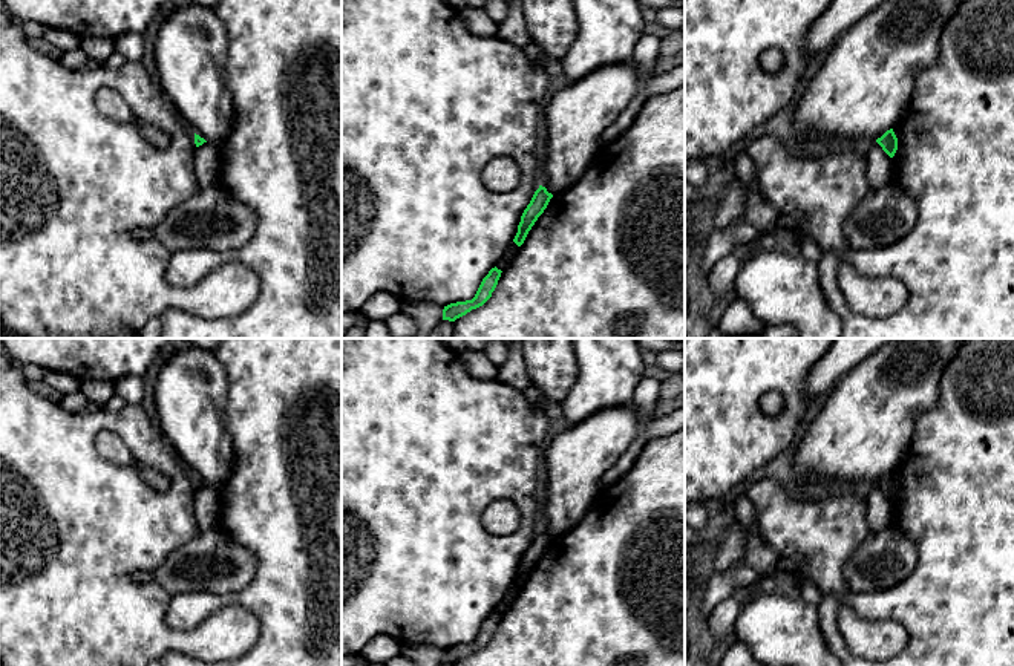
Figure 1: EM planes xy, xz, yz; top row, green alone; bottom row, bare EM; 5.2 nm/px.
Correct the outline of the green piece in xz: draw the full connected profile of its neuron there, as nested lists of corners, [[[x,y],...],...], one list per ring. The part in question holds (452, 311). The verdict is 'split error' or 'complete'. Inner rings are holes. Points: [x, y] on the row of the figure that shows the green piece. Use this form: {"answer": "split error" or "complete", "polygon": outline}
{"answer": "complete", "polygon": [[[496,266],[489,271],[489,274],[482,279],[475,297],[466,302],[456,302],[444,306],[443,320],[455,322],[456,318],[466,315],[472,309],[482,306],[495,291],[498,280],[501,277],[501,269]]]}

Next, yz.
{"answer": "complete", "polygon": [[[893,129],[887,130],[876,142],[882,147],[882,150],[893,158],[898,150],[898,138]]]}

